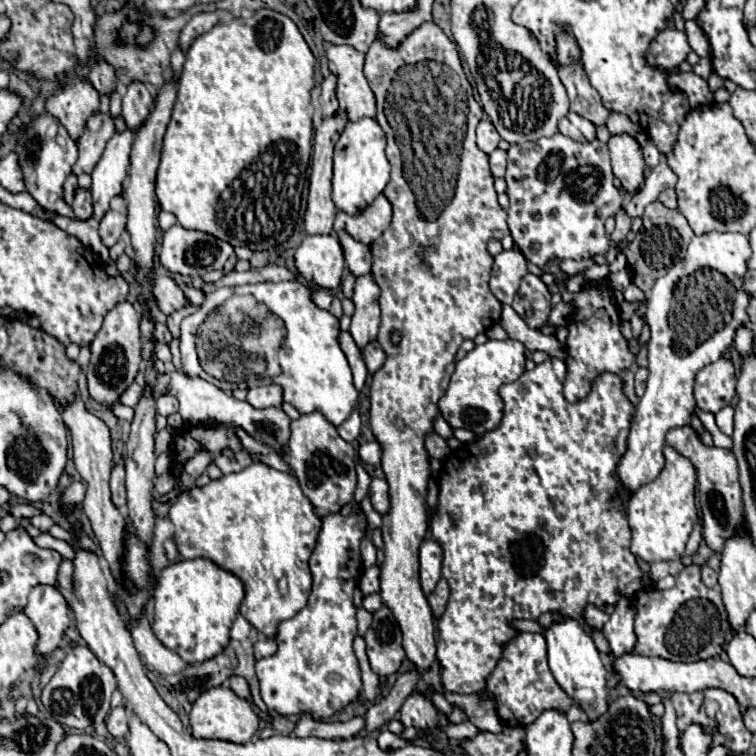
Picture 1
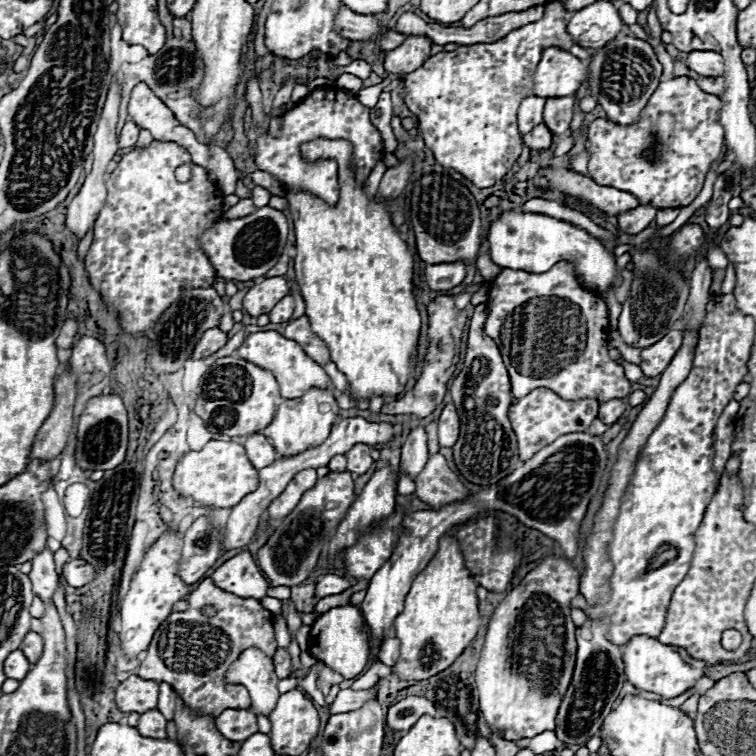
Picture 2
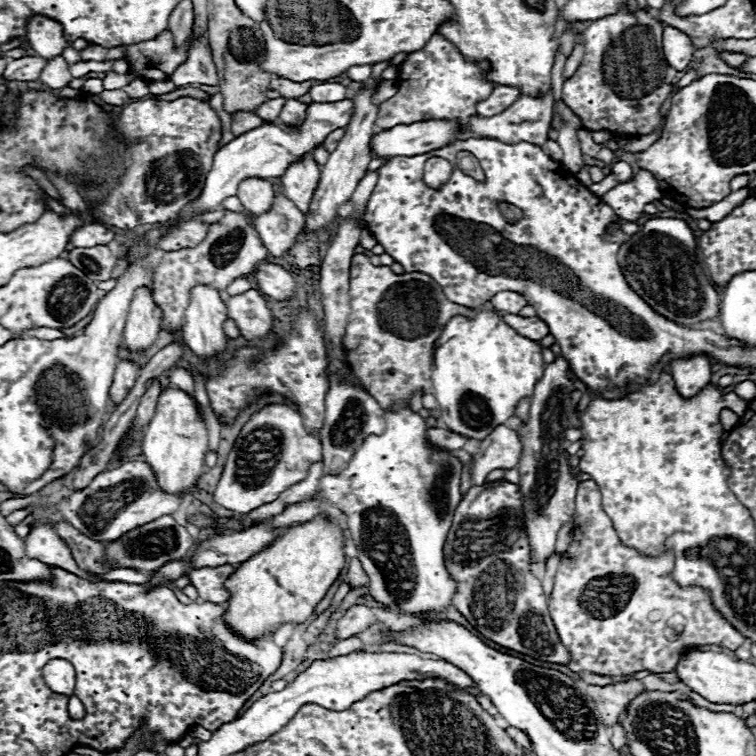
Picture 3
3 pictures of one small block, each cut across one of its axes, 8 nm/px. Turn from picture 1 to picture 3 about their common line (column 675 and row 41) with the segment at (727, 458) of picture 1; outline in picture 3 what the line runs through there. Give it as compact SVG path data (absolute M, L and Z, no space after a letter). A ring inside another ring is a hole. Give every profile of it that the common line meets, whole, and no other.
M440 34L430 38L430 42L420 50L410 54L398 68L398 92L380 104L376 128L388 130L398 124L414 124L428 120L458 120L474 116L476 102L486 98L494 88L490 82L482 80L480 66L470 64L462 54Z

